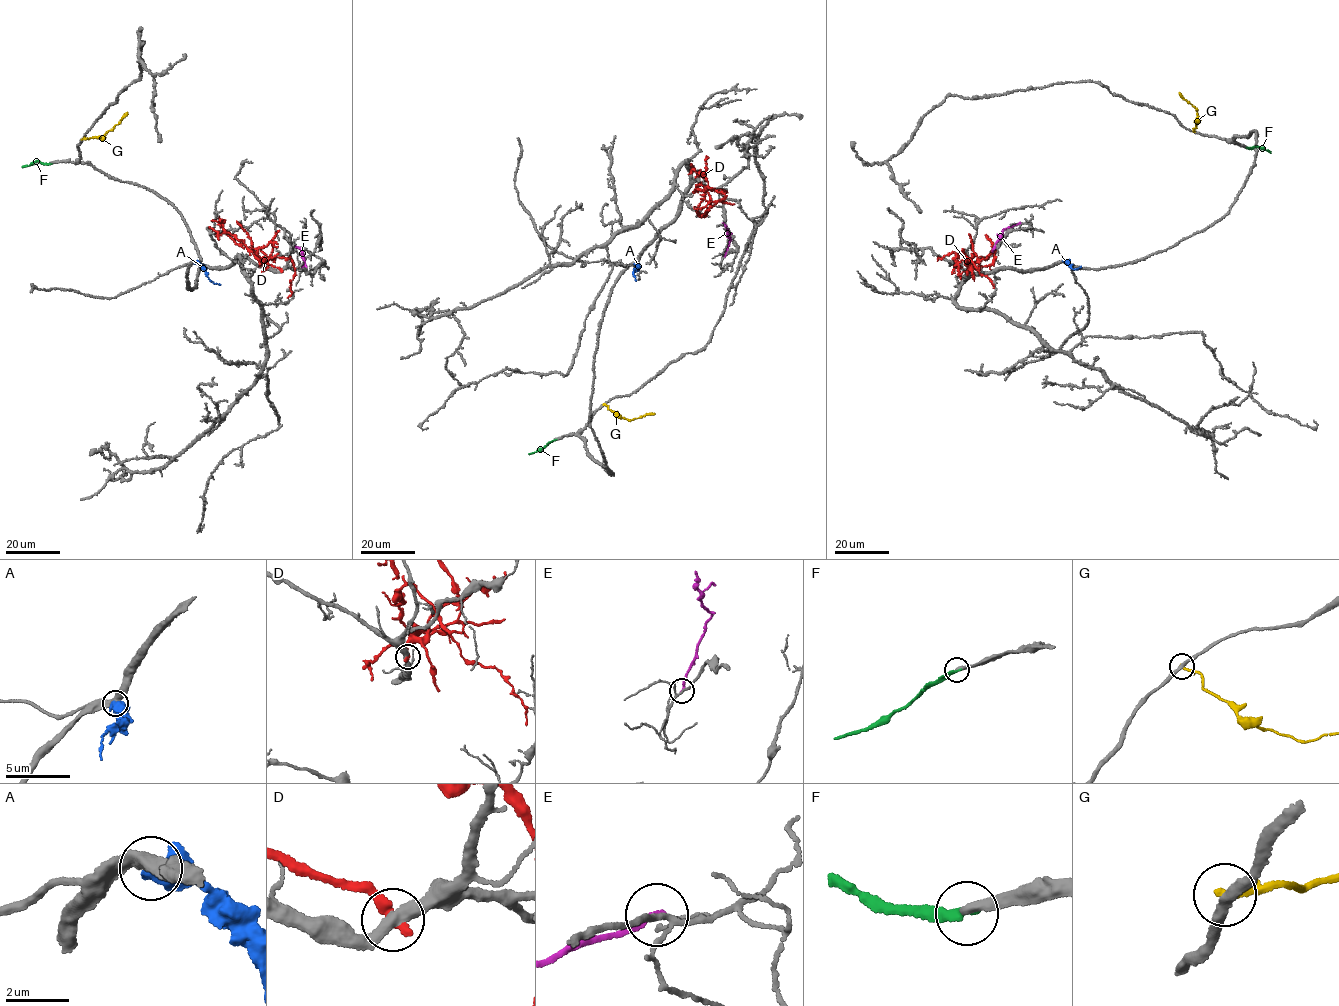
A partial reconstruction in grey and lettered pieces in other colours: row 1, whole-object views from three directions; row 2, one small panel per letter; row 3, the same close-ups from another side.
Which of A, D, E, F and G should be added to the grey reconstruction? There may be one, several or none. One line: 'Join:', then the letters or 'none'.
Join: none

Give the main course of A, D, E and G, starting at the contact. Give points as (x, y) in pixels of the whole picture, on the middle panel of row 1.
A: (636, 263), (635, 281)
D: (711, 189), (700, 172), (705, 174), (706, 155)
E: (725, 256), (731, 240), (723, 222)
G: (603, 404), (619, 417), (629, 420), (654, 413)

